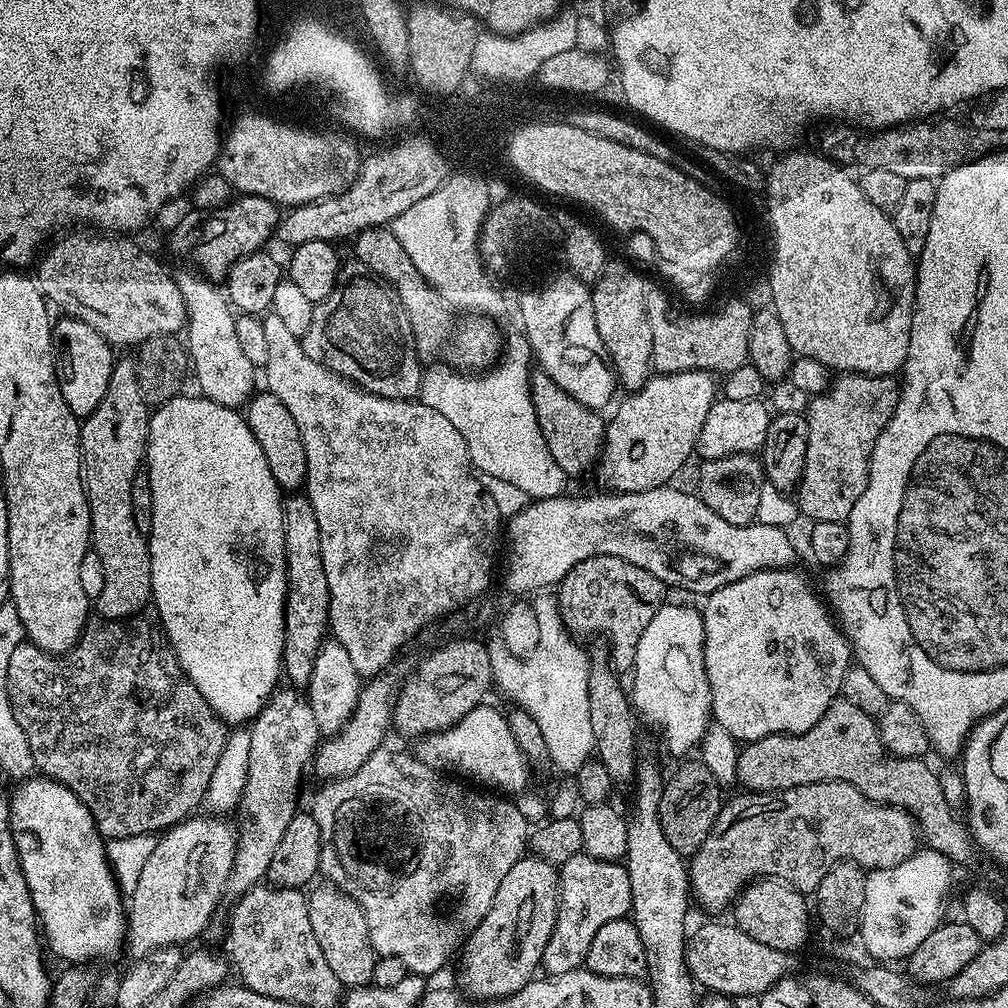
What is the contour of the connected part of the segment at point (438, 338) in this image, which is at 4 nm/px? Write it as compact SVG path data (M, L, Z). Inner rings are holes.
M391 227L367 228L355 237L354 244L357 258L368 267L365 269L385 284L391 284L398 294L410 318L412 337L421 357L436 356L432 358L460 370L486 370L499 361L502 343L500 344L500 332L495 324L482 314L475 318L464 318L468 320L452 320L453 313L449 305L441 300L440 293L420 273L418 266L414 266L410 254L406 254Z

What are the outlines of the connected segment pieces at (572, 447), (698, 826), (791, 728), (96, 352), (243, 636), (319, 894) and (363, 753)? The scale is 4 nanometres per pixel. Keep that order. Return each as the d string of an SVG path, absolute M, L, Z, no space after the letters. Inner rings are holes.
M536 370L528 377L530 398L534 402L534 418L538 418L538 430L542 430L542 438L546 438L546 450L550 450L550 458L558 462L565 477L572 478L584 471L591 463L597 461L602 450L602 420L595 412L595 407L578 402L554 378L550 378L542 370Z
M695 759L680 762L682 764L661 785L659 796L659 824L670 844L681 852L693 851L716 820L717 811L713 808L709 810L716 800L718 791L716 779L703 759Z
M773 566L771 568L762 568L756 572L746 573L742 577L732 579L727 583L721 583L718 588L714 589L708 596L708 601L702 604L702 617L704 620L704 666L706 668L706 678L710 682L710 694L712 695L712 711L710 713L711 719L715 723L720 724L728 733L732 735L733 740L737 742L747 742L750 740L760 740L764 736L772 736L775 732L804 732L814 721L817 721L824 713L825 709L832 704L833 700L837 699L840 692L840 683L846 674L846 670L853 663L854 657L852 655L852 646L848 642L847 636L844 634L843 628L834 619L833 613L830 611L827 603L822 599L821 593L808 585L808 580L804 576L799 576L796 572L791 572L791 567L788 566Z
M73 318L57 319L52 326L52 349L54 350L54 370L58 378L58 390L66 398L66 406L78 418L89 416L102 402L106 386L110 386L110 374L114 363L113 345L86 322Z
M181 394L172 397L151 413L148 422L146 467L150 494L153 495L153 522L152 529L146 535L150 550L151 603L154 608L156 604L155 615L167 634L172 649L176 651L182 670L192 679L194 686L198 686L202 698L206 698L206 702L211 704L221 720L232 726L240 726L256 719L262 705L276 691L282 678L280 665L284 662L284 603L288 593L284 553L284 501L278 482L274 482L274 474L270 474L270 462L266 462L266 454L262 454L262 446L258 446L258 438L254 438L247 419L235 408L227 408L208 400L203 394L195 395Z
M331 882L323 883L317 883L311 889L313 892L307 893L307 898L310 922L314 926L314 934L318 938L318 942L322 946L324 957L332 965L335 979L337 981L340 979L344 986L362 988L371 985L378 953L370 942L370 926L364 913L364 907L338 885Z
M377 674L360 689L360 697L352 716L342 725L339 732L329 736L317 747L314 757L314 769L321 776L321 781L333 781L337 777L355 772L357 768L385 743L384 735L393 727L392 708L396 705L397 681L392 681L388 674Z

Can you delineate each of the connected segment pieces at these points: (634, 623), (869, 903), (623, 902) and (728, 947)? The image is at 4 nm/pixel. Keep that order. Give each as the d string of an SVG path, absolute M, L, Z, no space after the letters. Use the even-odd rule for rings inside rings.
M595 554L577 561L560 579L555 598L560 605L560 616L573 637L580 638L584 628L601 628L605 632L610 659L617 673L624 674L631 669L638 638L642 638L642 630L646 630L644 615L661 599L660 591L660 581L642 566L618 556Z
M921 847L913 852L901 864L876 866L865 875L864 901L860 911L858 925L860 937L858 937L858 940L863 951L867 952L877 962L903 961L914 950L916 943L942 922L943 916L940 915L943 914L944 908L940 905L940 899L944 896L944 878L948 874L948 868L950 869L950 861L947 856L937 851L935 847L927 847Z
M587 854L569 856L558 868L556 921L550 938L544 947L543 967L549 973L555 974L583 965L590 950L590 942L594 942L594 934L598 929L607 920L627 917L631 911L630 878L628 877L628 869L623 863L614 860L599 860Z
M716 920L713 924L704 924L701 928L693 927L690 935L687 937L688 946L688 970L692 973L693 981L697 985L710 988L713 993L721 994L729 998L736 996L752 996L762 994L773 984L779 983L785 976L789 975L788 968L789 953L782 949L768 946L766 942L760 942L750 934L746 934L735 923L728 922L723 924L722 921Z

